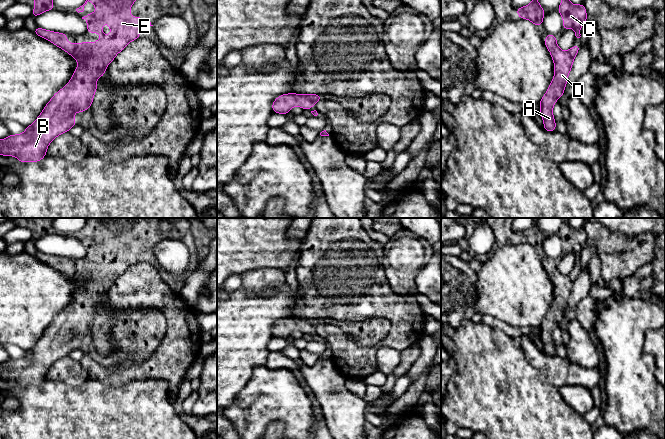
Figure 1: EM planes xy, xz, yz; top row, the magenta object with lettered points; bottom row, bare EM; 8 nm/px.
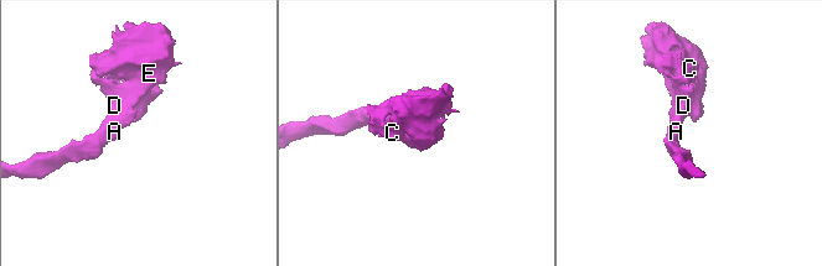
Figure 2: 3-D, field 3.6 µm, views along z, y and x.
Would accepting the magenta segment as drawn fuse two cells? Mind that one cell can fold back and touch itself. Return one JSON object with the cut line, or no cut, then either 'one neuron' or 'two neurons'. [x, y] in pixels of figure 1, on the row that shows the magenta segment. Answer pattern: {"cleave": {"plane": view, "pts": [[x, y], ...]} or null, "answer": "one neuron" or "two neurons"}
{"cleave": null, "answer": "one neuron"}

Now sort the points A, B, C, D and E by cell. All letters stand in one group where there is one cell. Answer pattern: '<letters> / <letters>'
A B C D E

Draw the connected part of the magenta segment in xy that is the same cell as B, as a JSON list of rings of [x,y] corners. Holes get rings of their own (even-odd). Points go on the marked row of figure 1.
[[[90,0],[93,2],[94,7],[96,8],[96,13],[90,12],[88,16],[82,17],[82,19],[87,20],[87,32],[88,33],[98,33],[102,37],[95,41],[94,43],[82,42],[82,43],[68,43],[67,42],[67,34],[58,33],[54,31],[45,30],[43,28],[37,27],[32,32],[37,34],[39,37],[47,39],[48,41],[55,44],[57,47],[63,49],[68,54],[70,54],[74,59],[77,60],[78,66],[74,71],[72,78],[69,80],[67,85],[63,87],[61,90],[56,92],[51,100],[46,104],[41,114],[37,117],[36,121],[27,126],[24,133],[9,135],[5,139],[0,139],[0,155],[4,156],[13,156],[19,159],[19,162],[37,162],[41,161],[46,156],[46,151],[48,145],[58,136],[65,132],[69,132],[69,130],[75,126],[77,123],[75,121],[74,112],[83,112],[88,110],[92,106],[94,94],[97,90],[96,80],[102,77],[105,74],[106,67],[114,60],[115,56],[121,52],[131,41],[135,39],[141,39],[138,35],[145,28],[145,23],[143,18],[132,17],[129,12],[133,3],[136,0]],[[107,23],[110,27],[110,31],[112,32],[110,35],[103,34],[103,24]]]

